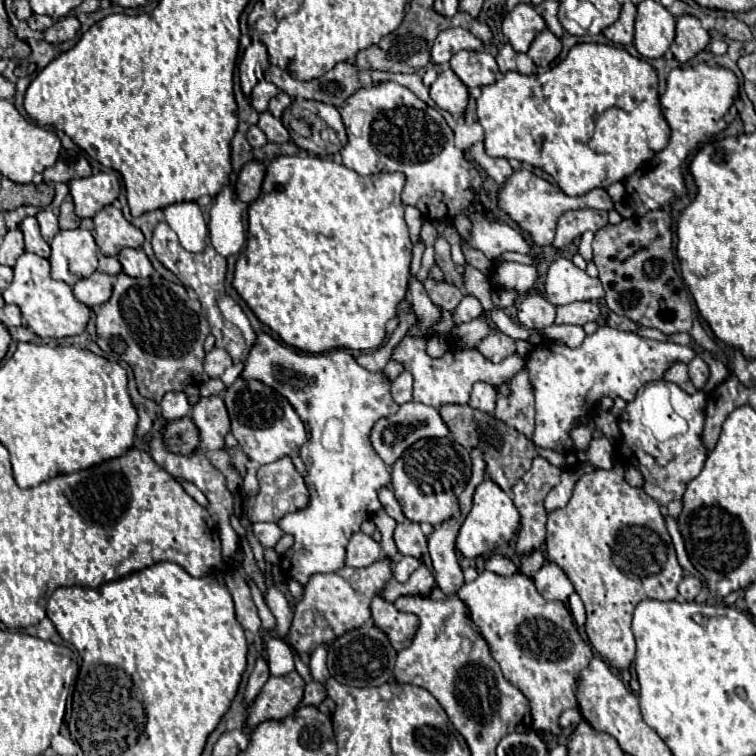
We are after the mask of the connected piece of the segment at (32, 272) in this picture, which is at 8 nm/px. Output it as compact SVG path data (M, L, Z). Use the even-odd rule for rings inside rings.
M23 252L17 258L17 264L13 268L15 276L9 288L3 292L3 298L7 304L17 304L23 312L23 318L27 326L41 338L65 338L65 336L75 336L81 334L89 322L91 310L75 300L71 286L65 282L53 280L49 276L49 262L37 254Z

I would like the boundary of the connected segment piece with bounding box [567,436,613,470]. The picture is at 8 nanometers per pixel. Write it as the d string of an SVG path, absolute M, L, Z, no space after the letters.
M605 436L593 440L587 452L577 452L577 454L567 456L567 466L575 466L575 462L593 462L595 466L607 468L607 470L613 468L611 442Z

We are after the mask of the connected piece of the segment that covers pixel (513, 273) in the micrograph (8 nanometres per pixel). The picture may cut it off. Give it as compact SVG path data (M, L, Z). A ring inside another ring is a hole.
M503 262L495 268L495 278L491 278L495 290L517 288L519 296L525 296L537 280L537 270L533 266L523 266L515 262Z

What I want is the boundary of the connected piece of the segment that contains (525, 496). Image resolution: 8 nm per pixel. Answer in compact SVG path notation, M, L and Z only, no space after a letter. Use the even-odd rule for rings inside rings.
M535 456L533 458L533 466L521 476L521 480L513 486L513 502L521 514L521 530L519 530L519 536L517 536L517 542L515 542L515 552L519 556L527 556L531 554L533 550L537 550L543 542L545 542L545 522L547 522L547 512L545 512L545 506L543 506L543 500L545 496L549 494L551 488L555 488L559 484L559 474L561 470L551 466L545 458L541 456Z

